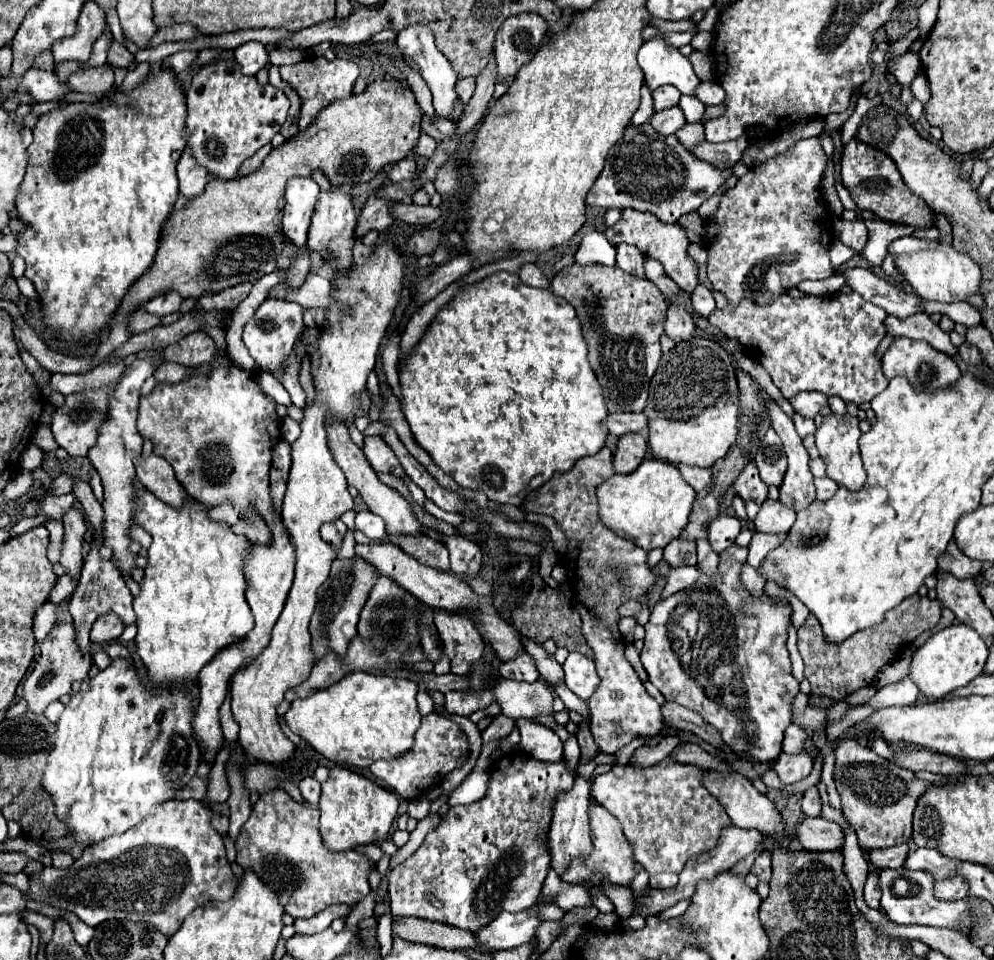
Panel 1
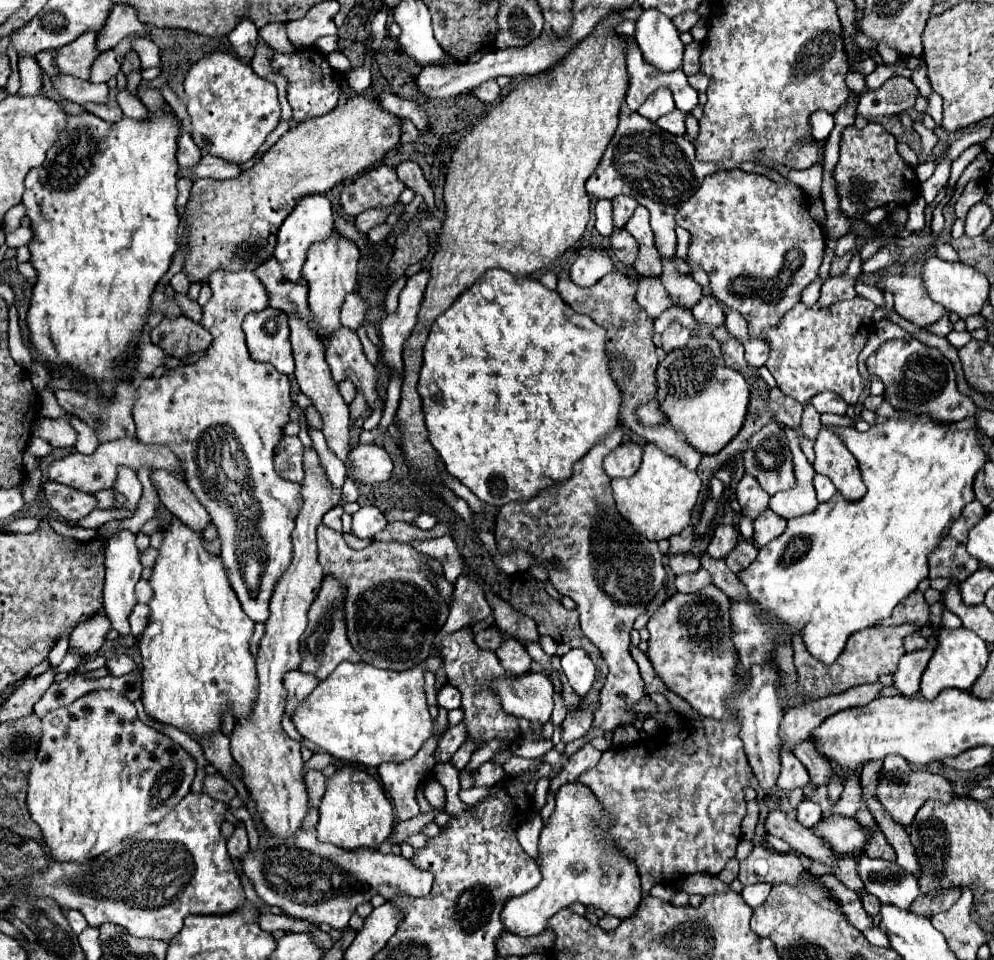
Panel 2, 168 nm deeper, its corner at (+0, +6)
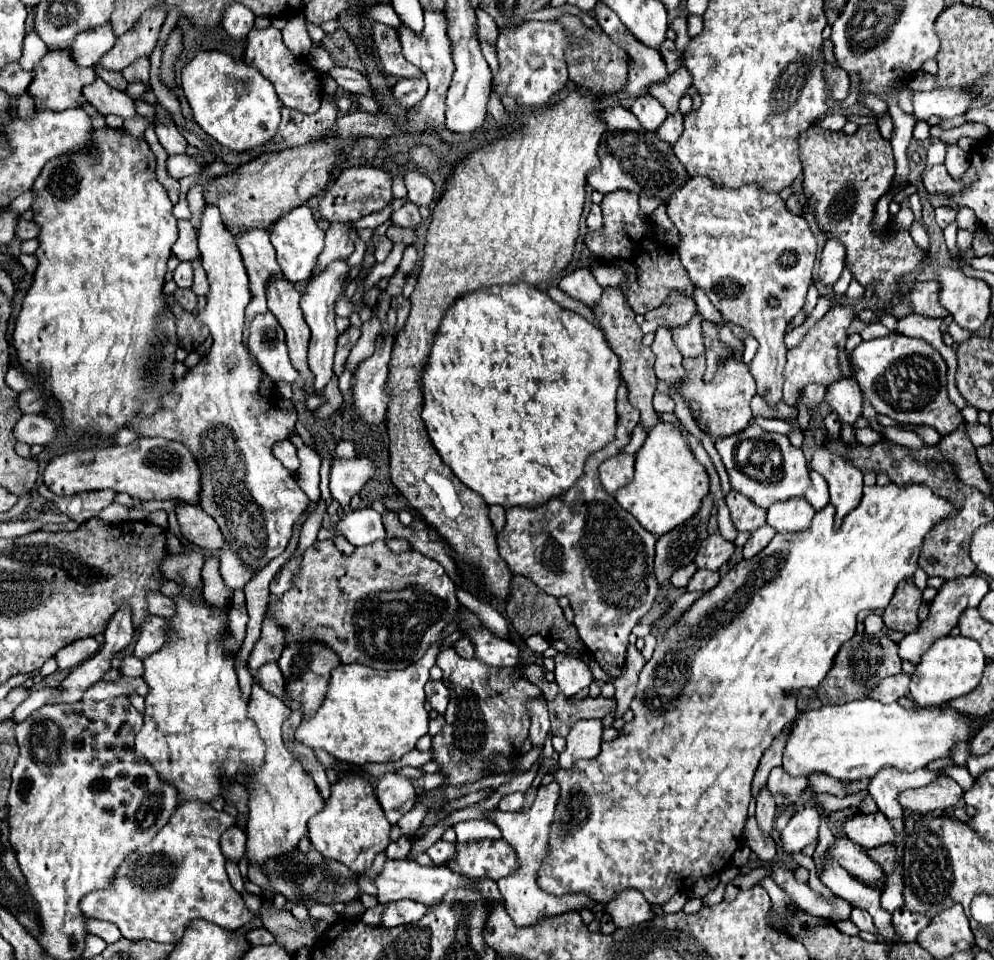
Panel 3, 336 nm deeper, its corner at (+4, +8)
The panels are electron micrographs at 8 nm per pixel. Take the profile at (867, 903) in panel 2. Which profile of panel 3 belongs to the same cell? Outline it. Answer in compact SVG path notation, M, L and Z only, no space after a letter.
M853 910L851 912L851 922L859 928L859 930L865 930L865 932L871 932L871 934L875 934L875 936L879 936L877 934L877 928L873 926L873 918L869 918L869 914L865 914L865 910Z

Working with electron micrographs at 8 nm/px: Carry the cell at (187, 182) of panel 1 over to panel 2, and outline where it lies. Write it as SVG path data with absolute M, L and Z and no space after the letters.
M183 132L179 136L179 150L177 150L177 162L179 168L195 168L201 160L201 150L195 146L189 132Z

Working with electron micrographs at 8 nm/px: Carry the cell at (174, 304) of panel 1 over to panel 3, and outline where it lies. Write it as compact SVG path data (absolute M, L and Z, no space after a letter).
M181 262L173 272L173 280L177 282L179 288L191 288L191 284L193 284L193 266L191 266L191 262Z

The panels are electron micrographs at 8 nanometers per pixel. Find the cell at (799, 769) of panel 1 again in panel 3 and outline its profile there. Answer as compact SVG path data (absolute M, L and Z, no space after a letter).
M773 768L767 780L767 790L771 792L777 808L785 808L799 800L807 784L809 780L805 776L789 776L783 768Z

